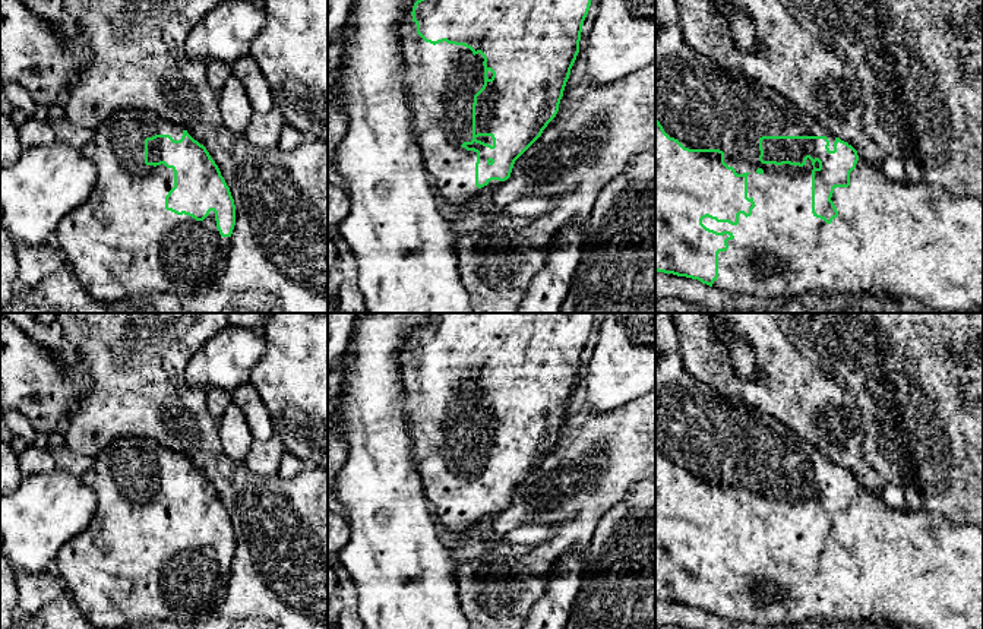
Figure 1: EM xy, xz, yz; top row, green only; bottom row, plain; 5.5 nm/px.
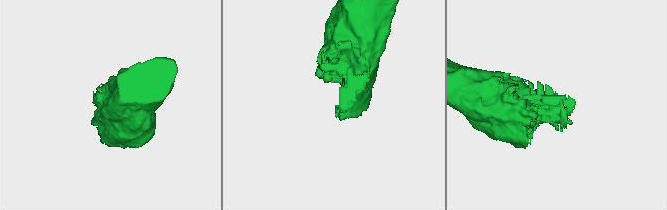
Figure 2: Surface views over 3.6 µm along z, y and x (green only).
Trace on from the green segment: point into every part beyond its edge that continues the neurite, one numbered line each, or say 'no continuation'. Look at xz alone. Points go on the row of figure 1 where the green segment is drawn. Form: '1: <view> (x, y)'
1: xz (441, 81)

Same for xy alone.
1: xy (120, 242)

